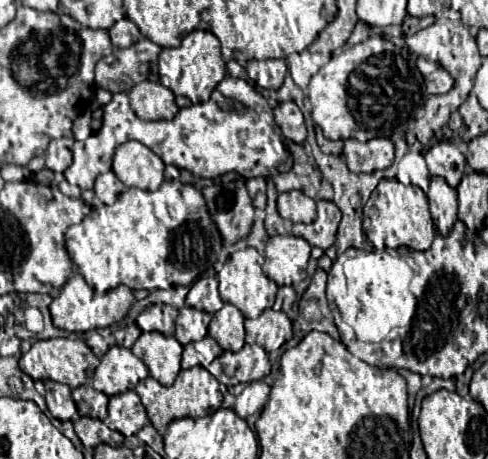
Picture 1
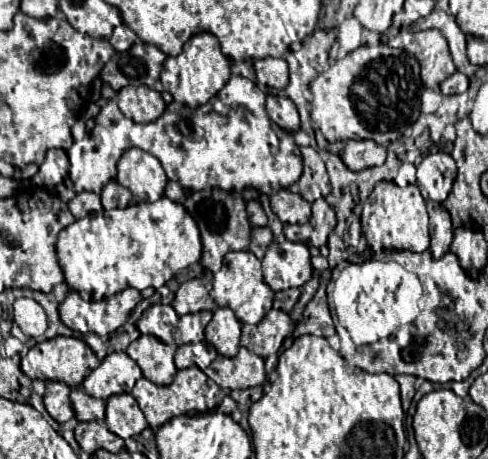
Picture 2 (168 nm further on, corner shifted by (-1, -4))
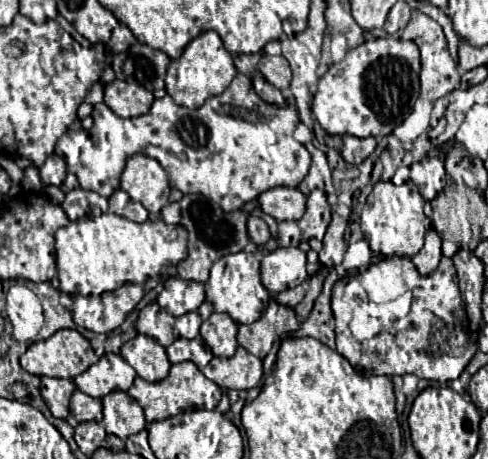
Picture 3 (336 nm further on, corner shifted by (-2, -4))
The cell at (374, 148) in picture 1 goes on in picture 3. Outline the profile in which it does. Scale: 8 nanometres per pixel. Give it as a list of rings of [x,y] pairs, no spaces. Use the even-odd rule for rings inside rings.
[[[343,136],[343,148],[341,156],[349,164],[361,164],[373,150],[377,148],[375,138],[355,138],[355,136]]]

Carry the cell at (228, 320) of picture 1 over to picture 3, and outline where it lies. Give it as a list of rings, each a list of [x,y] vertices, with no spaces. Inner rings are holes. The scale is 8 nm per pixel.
[[[213,312],[203,324],[201,324],[201,338],[211,348],[215,356],[229,358],[237,350],[237,322],[229,314]]]

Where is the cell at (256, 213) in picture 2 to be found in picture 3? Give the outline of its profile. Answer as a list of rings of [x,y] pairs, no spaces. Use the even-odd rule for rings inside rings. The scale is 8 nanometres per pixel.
[[[249,216],[247,228],[249,228],[249,238],[251,238],[257,246],[261,246],[261,244],[265,244],[265,242],[269,240],[269,228],[267,228],[267,224],[265,224],[261,218]]]

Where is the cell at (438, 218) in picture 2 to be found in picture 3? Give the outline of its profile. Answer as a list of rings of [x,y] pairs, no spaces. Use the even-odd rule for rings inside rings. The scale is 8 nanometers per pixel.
[[[431,228],[425,234],[425,246],[421,248],[421,252],[417,256],[413,256],[413,264],[417,266],[417,270],[421,274],[429,274],[437,268],[441,256],[443,256],[441,254],[441,236],[435,228]]]

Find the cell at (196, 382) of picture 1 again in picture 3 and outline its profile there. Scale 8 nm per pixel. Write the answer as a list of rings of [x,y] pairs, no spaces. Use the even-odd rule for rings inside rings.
[[[185,362],[185,364],[173,364],[169,376],[161,382],[147,382],[143,378],[135,378],[133,386],[129,388],[129,394],[141,404],[147,422],[157,422],[157,420],[171,418],[189,408],[213,410],[219,398],[223,396],[223,390],[217,388],[217,384],[213,384],[209,378],[205,378],[205,374],[195,364]]]

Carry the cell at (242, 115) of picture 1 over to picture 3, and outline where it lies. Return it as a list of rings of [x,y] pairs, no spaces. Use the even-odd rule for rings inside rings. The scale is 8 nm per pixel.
[[[237,74],[233,82],[227,86],[227,90],[219,96],[211,96],[201,108],[189,110],[185,106],[179,106],[173,102],[173,98],[167,94],[153,102],[151,110],[145,116],[137,118],[119,118],[107,104],[95,104],[93,108],[93,128],[91,130],[78,130],[67,132],[61,136],[55,146],[55,154],[61,156],[67,164],[67,172],[77,177],[81,188],[93,190],[105,198],[113,194],[113,190],[119,188],[119,176],[125,166],[125,160],[137,152],[145,152],[147,156],[155,158],[169,174],[169,182],[173,188],[181,190],[183,194],[203,194],[209,197],[213,204],[221,204],[225,212],[239,210],[245,202],[257,198],[261,192],[277,188],[277,186],[289,186],[297,188],[303,180],[303,174],[309,172],[311,156],[305,150],[303,144],[299,144],[293,138],[293,130],[299,124],[297,108],[289,104],[287,108],[277,108],[271,104],[265,104],[265,112],[261,110],[263,102],[253,90],[251,78],[245,74]]]

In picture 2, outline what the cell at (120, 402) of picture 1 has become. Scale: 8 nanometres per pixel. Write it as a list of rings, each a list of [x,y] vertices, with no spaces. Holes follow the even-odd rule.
[[[116,394],[106,400],[106,428],[120,438],[140,434],[148,426],[132,394]]]

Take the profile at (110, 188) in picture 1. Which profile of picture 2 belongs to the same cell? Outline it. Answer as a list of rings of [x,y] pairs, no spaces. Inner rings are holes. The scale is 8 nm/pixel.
[[[112,180],[112,182],[102,190],[102,206],[104,206],[106,210],[116,208],[116,206],[118,206],[118,200],[120,200],[120,196],[122,196],[122,192],[124,192],[124,188],[122,188],[116,180]]]

